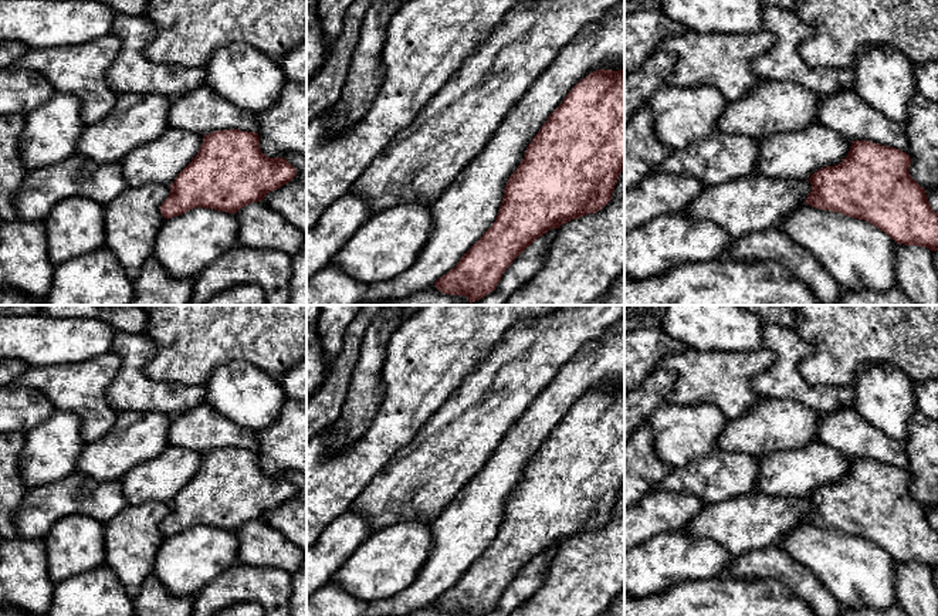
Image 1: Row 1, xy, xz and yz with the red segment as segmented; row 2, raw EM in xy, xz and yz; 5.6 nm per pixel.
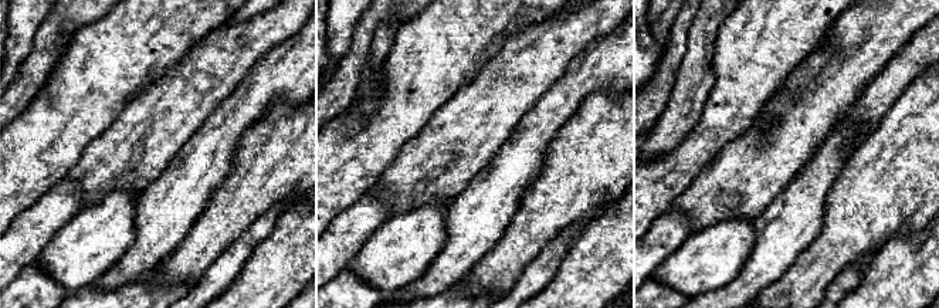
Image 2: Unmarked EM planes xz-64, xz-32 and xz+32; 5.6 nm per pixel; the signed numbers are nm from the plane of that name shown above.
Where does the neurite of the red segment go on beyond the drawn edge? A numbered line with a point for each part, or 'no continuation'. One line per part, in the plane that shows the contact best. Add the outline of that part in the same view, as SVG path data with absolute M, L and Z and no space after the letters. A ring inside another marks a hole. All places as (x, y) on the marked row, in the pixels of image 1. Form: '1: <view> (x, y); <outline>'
no continuation

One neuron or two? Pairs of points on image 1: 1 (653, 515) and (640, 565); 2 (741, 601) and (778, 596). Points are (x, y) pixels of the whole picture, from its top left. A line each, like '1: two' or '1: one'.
1: two
2: one

